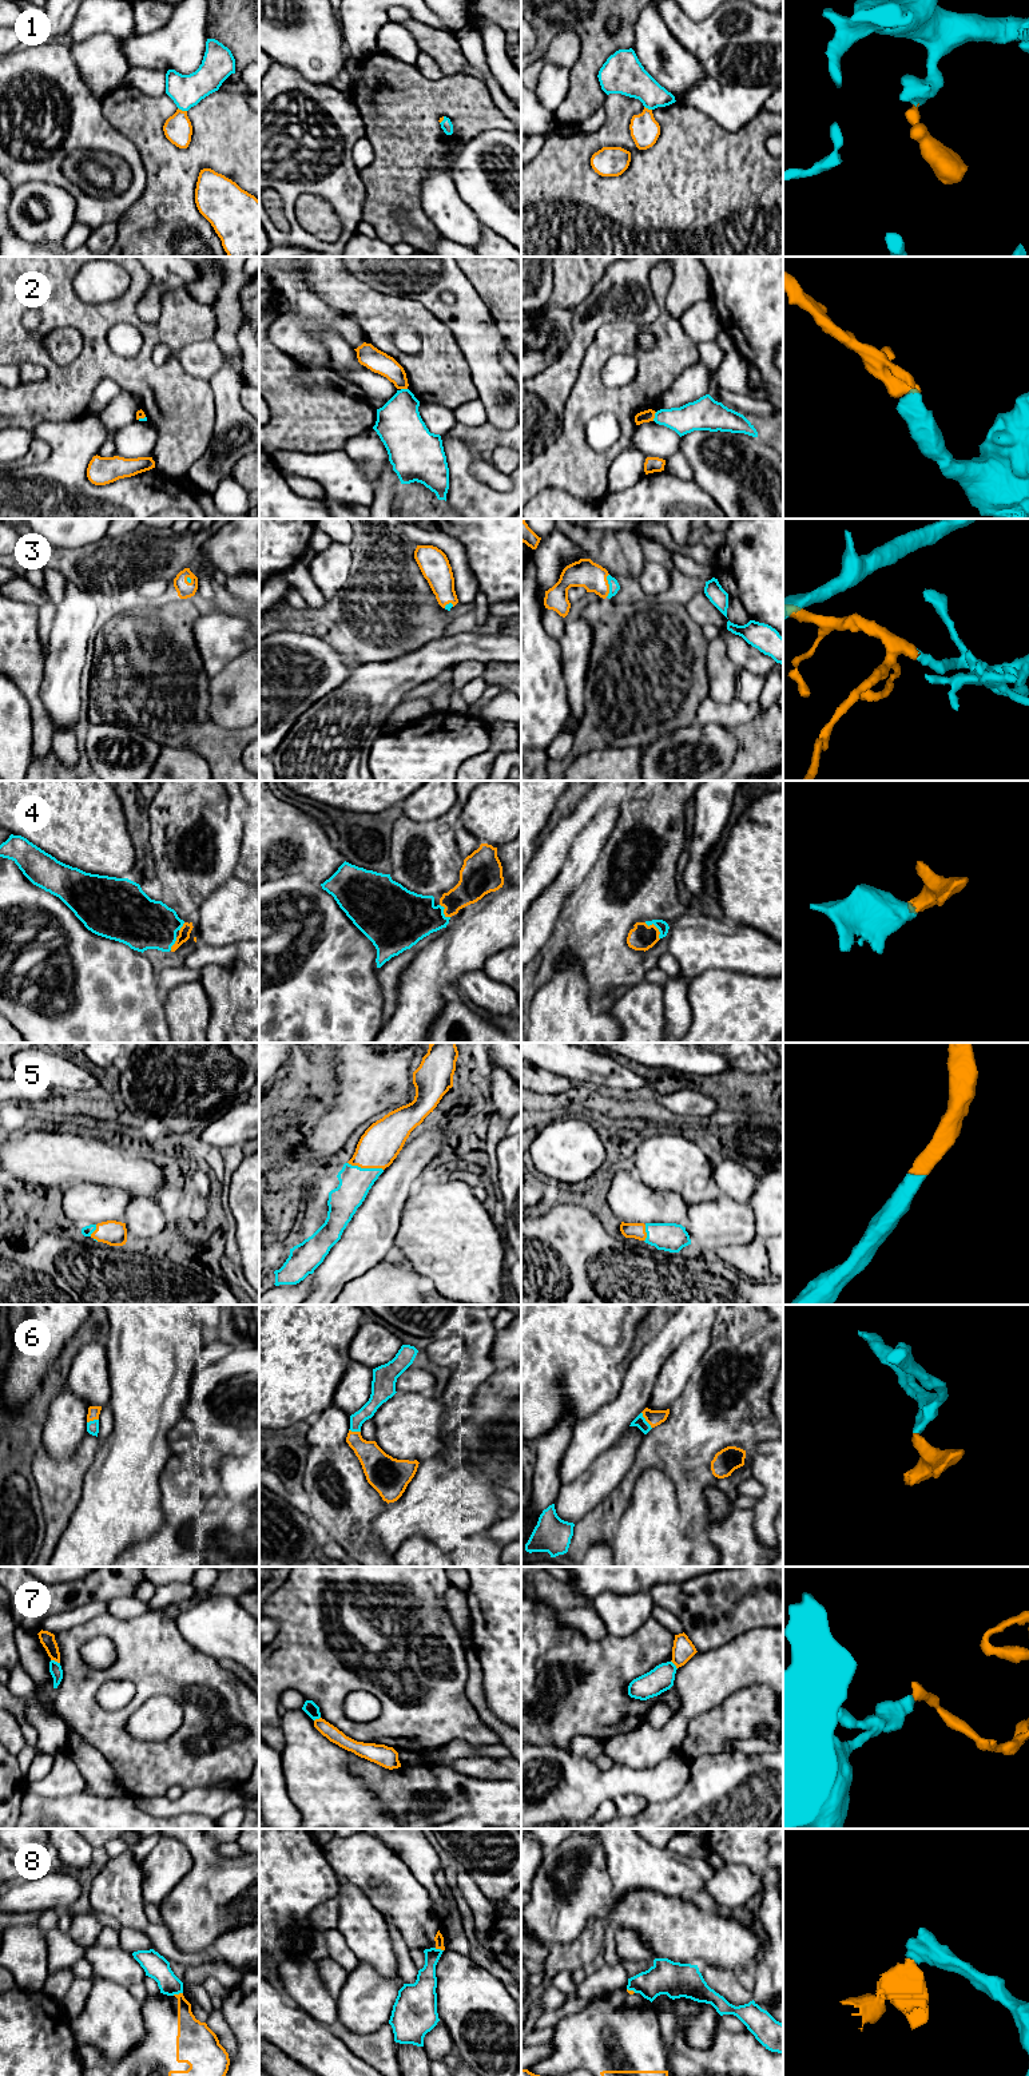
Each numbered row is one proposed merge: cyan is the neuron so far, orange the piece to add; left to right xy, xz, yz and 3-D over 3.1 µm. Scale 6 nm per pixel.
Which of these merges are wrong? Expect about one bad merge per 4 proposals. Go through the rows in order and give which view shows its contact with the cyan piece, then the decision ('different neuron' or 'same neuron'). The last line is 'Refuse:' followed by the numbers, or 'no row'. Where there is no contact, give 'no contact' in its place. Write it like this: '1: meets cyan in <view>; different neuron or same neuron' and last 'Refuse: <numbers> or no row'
1: meets cyan in xy; same neuron
2: meets cyan in yz; different neuron
3: meets cyan in yz; same neuron
4: meets cyan in yz; same neuron
5: meets cyan in xz; same neuron
6: meets cyan in yz; same neuron
7: meets cyan in xy; different neuron
8: meets cyan in xy; different neuron
Refuse: 2, 7, 8

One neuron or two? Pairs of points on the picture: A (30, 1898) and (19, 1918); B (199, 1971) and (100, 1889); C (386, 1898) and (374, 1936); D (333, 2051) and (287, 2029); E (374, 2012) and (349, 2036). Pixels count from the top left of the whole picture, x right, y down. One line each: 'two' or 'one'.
A: two
B: two
C: two
D: one
E: two

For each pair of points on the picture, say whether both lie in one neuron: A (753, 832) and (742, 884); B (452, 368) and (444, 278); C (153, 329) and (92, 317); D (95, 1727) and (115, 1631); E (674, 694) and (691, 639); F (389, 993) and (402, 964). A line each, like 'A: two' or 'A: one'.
A: one
B: two
C: one
D: one
E: one
F: one

